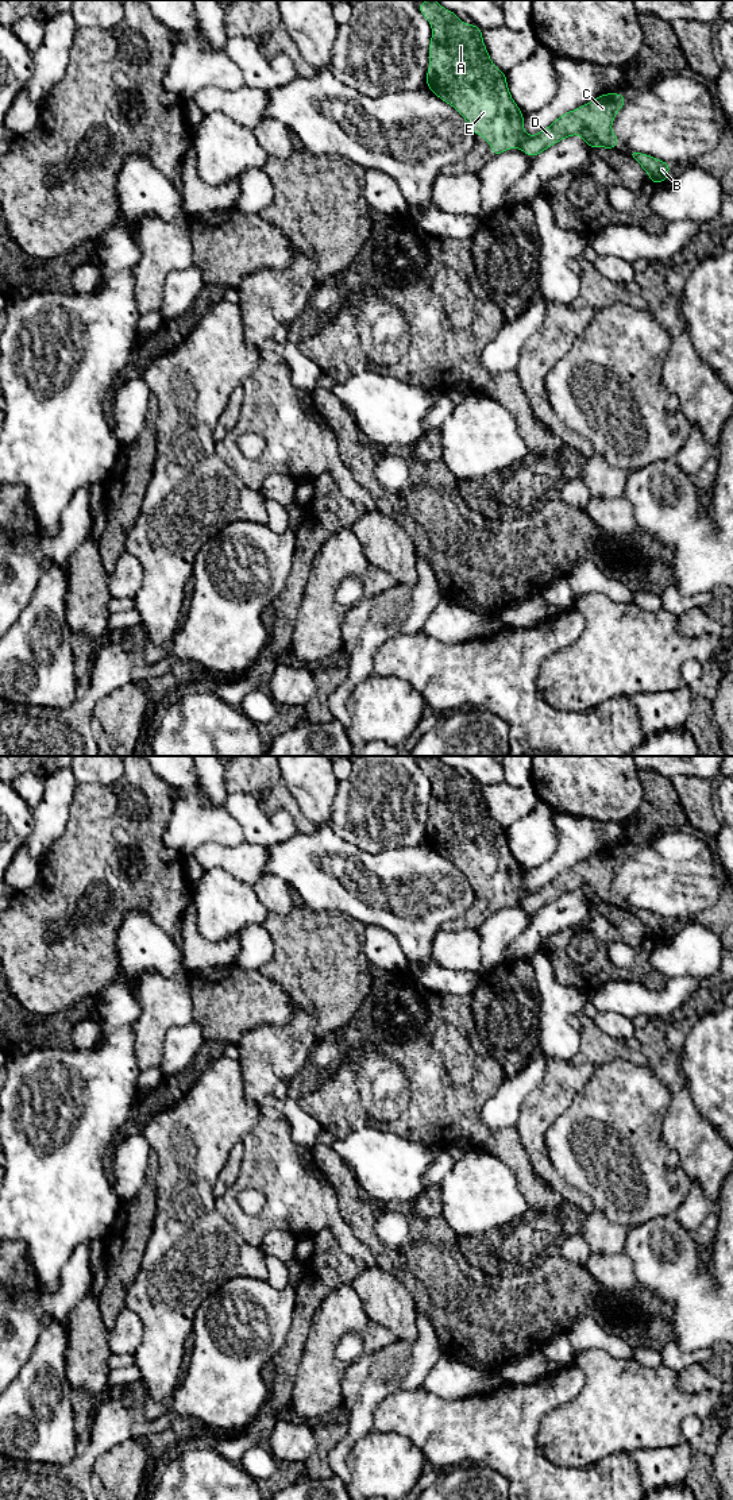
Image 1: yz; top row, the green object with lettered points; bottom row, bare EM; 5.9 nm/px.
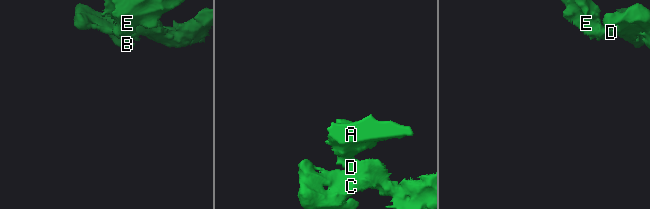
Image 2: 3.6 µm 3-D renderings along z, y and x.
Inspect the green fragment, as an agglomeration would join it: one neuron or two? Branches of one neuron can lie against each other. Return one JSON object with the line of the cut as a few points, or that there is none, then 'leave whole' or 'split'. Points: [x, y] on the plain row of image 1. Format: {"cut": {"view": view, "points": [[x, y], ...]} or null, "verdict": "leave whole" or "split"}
{"cut": {"view": "yz", "points": [[529, 893], [520, 903]]}, "verdict": "split"}

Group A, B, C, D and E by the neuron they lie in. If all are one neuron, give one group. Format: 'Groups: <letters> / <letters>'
Groups: A E / B C D

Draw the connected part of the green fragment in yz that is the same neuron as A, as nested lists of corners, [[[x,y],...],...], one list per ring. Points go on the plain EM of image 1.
[[[435,756],[420,759],[418,766],[432,783],[427,842],[464,874],[472,888],[491,902],[494,913],[509,905],[521,905],[529,894],[524,886],[524,871],[512,855],[506,830],[490,815],[482,784],[474,779],[464,780]]]

